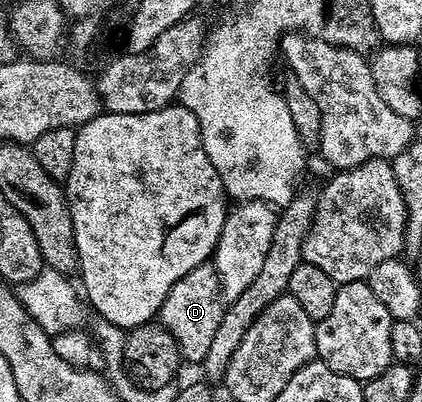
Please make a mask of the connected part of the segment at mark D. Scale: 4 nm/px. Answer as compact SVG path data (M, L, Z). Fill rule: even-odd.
M205 263L194 267L166 295L158 314L159 324L174 335L174 339L180 348L181 358L185 362L203 362L206 351L210 351L210 342L214 340L214 334L218 332L218 323L222 323L226 305L222 300L220 291L220 277L216 274L216 266L212 263Z

